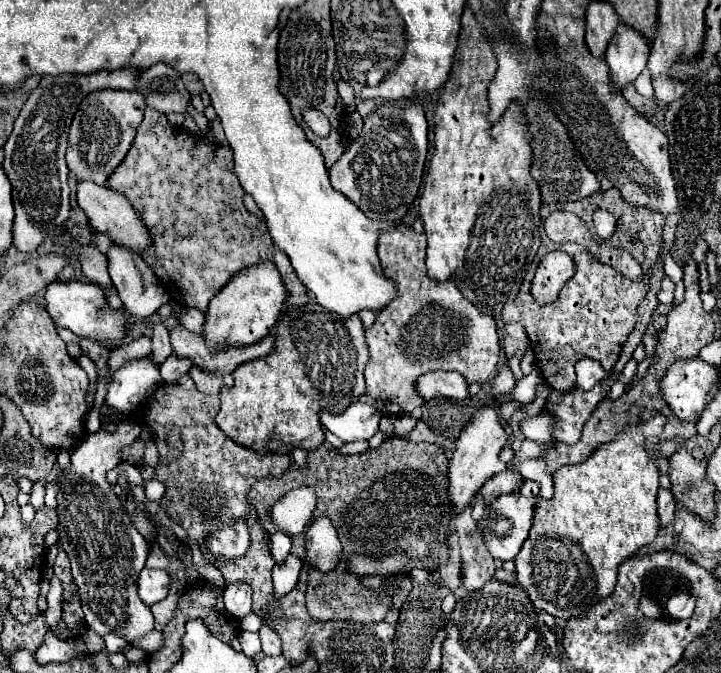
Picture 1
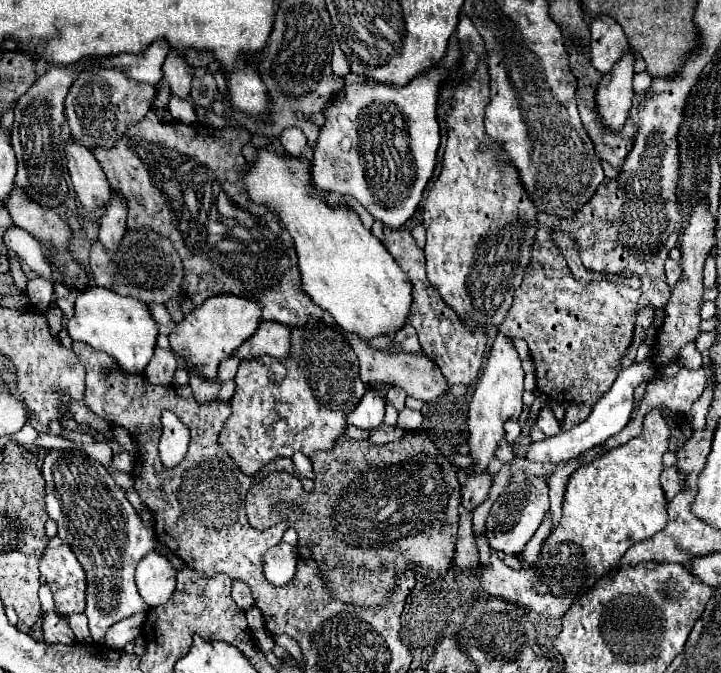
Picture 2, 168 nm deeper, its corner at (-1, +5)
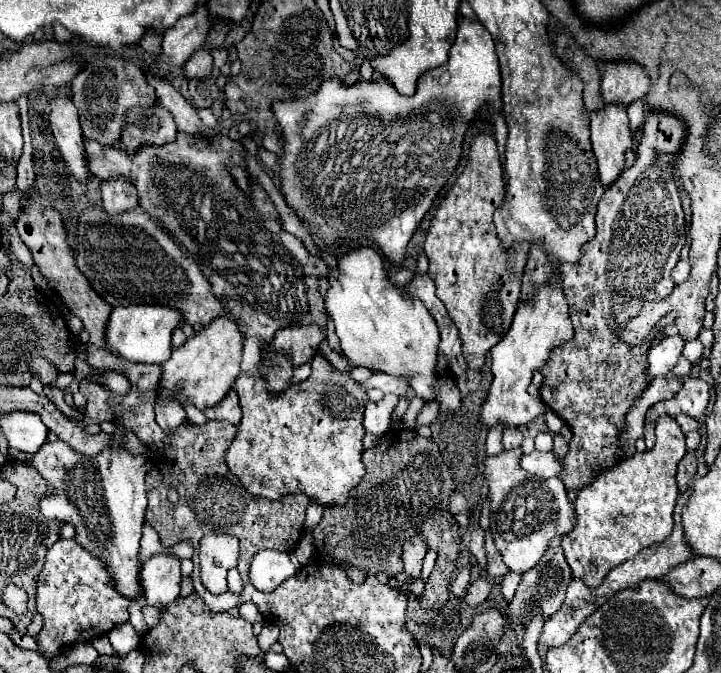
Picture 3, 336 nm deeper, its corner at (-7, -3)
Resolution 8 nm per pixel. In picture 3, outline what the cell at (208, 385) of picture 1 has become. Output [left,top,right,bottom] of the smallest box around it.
[204,390,242,425]

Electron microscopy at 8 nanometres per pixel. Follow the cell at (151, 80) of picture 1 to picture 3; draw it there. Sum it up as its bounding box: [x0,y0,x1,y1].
[184,49,212,79]

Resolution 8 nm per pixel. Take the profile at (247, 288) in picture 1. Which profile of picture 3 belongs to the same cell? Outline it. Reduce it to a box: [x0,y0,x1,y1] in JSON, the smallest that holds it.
[158,317,244,411]

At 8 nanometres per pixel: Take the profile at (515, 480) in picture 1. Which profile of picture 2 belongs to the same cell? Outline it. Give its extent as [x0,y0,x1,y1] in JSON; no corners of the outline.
[462,473,494,511]

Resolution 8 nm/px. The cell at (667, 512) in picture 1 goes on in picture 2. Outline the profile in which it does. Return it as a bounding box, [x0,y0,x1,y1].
[660,467,680,501]

